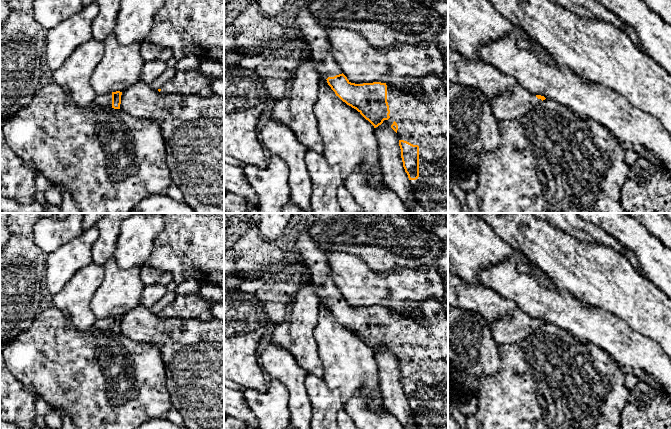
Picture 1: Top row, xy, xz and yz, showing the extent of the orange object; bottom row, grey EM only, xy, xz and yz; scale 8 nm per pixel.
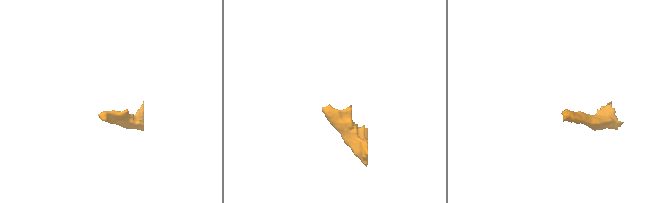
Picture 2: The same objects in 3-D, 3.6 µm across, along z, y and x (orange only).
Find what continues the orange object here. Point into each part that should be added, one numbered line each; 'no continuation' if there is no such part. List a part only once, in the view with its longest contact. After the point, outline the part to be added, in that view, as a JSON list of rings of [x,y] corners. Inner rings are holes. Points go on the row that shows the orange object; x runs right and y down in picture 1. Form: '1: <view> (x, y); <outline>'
1: xz (315, 35); [[[307,8],[299,10],[296,15],[296,24],[309,44],[320,78],[327,79],[342,74],[343,72],[333,56],[327,29],[317,23]]]
2: xz (422, 118); [[[426,75],[420,82],[420,93],[410,93],[386,84],[390,118],[384,120],[383,124],[391,126],[395,121],[398,125],[399,140],[419,146],[419,177],[410,180],[418,204],[426,213],[448,213],[448,91],[444,83],[434,75]]]

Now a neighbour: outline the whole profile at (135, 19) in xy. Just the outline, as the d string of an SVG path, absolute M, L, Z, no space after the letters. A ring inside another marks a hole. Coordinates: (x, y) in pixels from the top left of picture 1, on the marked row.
M121 0L114 34L122 45L141 44L164 0Z

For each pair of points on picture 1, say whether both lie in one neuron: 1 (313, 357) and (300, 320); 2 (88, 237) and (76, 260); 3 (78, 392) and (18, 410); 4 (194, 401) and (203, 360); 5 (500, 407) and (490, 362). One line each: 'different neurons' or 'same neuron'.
1: same neuron
2: same neuron
3: different neurons
4: same neuron
5: different neurons

